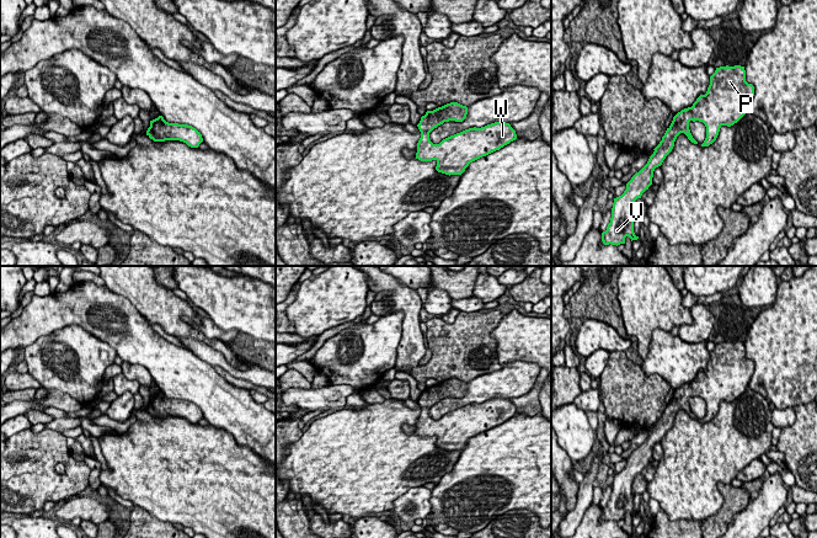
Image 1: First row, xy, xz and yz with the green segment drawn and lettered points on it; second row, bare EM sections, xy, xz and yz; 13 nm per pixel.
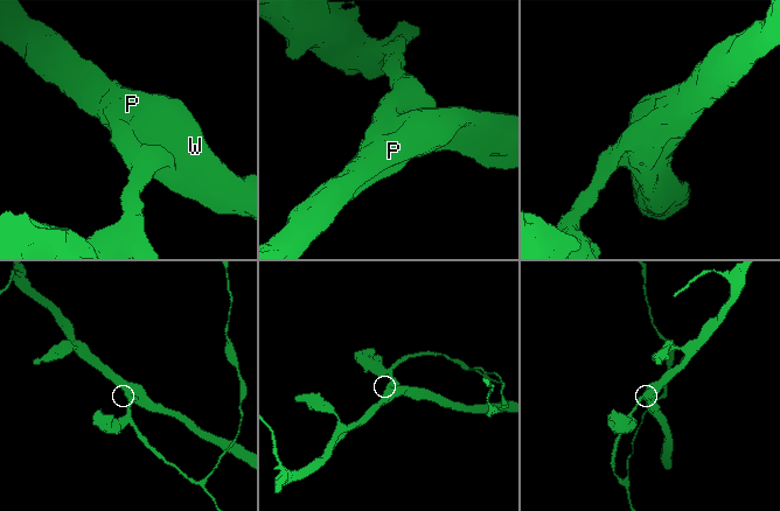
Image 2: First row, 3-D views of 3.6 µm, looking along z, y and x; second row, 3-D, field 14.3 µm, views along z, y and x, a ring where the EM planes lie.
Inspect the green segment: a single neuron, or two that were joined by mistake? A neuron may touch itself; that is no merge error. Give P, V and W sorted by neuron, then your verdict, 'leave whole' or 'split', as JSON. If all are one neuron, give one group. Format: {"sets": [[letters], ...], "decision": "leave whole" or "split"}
{"sets": [["P", "V", "W"]], "decision": "leave whole"}

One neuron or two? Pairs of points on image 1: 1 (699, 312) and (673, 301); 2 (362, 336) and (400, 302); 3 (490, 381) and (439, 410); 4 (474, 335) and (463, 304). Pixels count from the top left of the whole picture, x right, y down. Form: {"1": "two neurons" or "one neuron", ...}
{"1": "two neurons", "2": "two neurons", "3": "one neuron", "4": "two neurons"}

